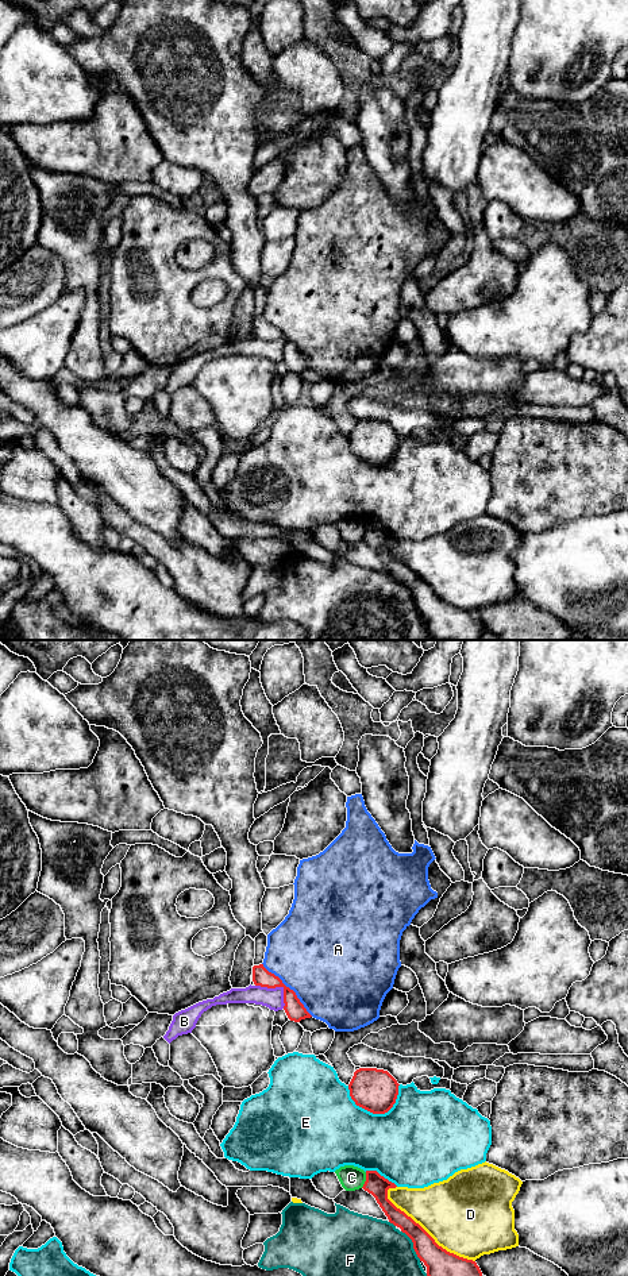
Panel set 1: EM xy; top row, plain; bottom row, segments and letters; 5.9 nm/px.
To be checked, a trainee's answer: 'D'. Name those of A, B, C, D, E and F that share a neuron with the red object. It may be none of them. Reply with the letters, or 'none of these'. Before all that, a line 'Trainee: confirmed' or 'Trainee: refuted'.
Trainee: refuted
none of these

